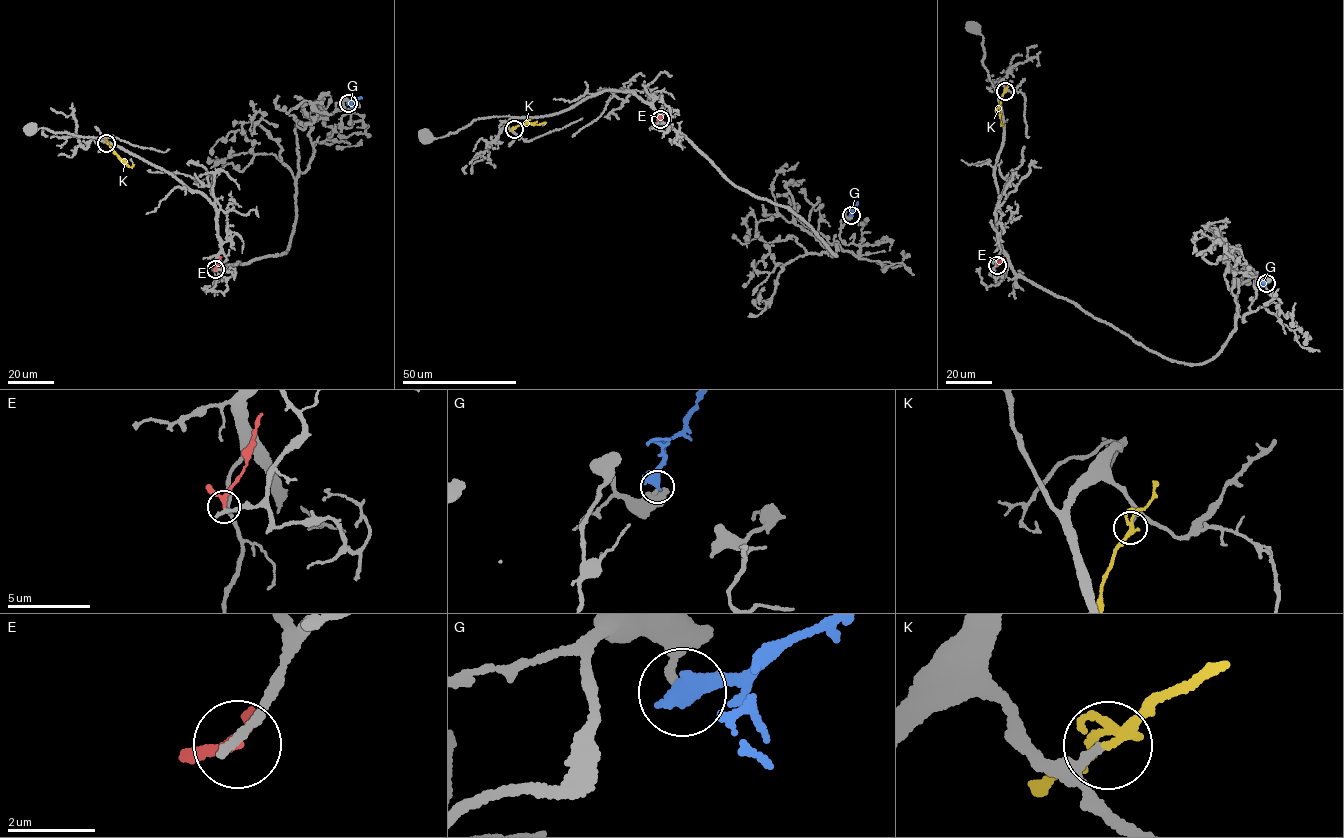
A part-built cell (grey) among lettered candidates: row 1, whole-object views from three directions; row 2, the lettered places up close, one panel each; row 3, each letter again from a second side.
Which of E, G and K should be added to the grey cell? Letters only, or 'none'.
K

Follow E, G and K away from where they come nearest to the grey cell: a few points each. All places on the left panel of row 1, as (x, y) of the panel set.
E: (215, 269), (221, 256)
G: (347, 103), (362, 97)
K: (106, 143), (129, 167), (133, 163)

